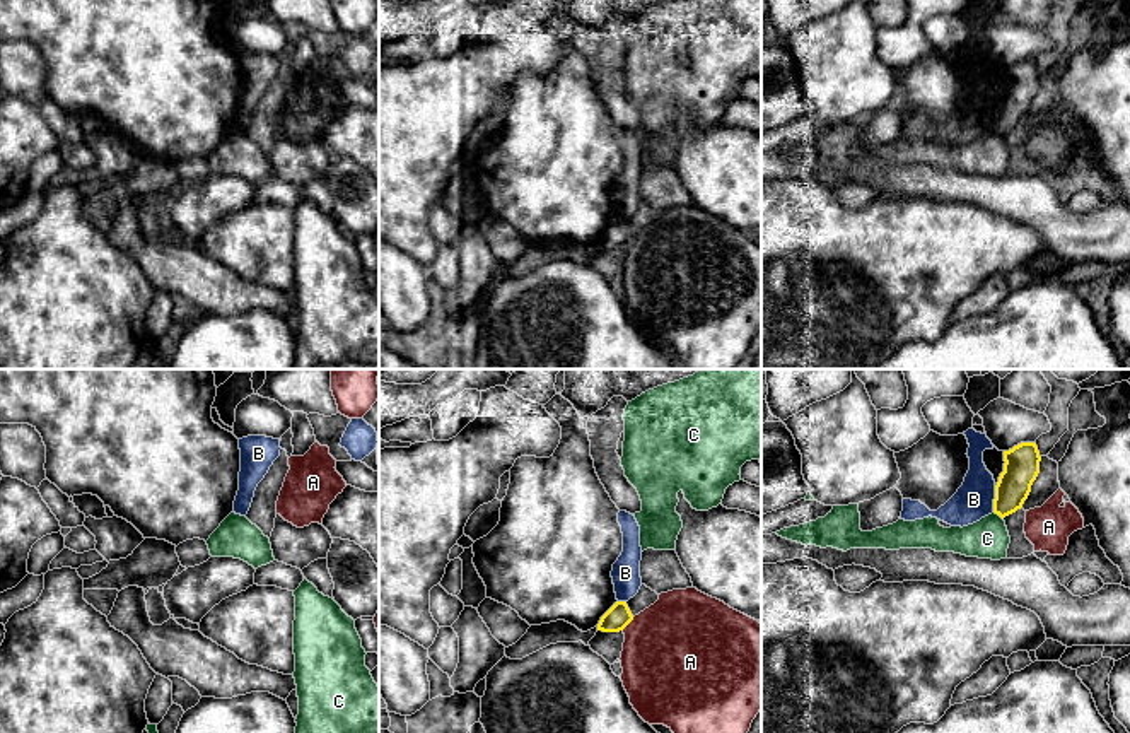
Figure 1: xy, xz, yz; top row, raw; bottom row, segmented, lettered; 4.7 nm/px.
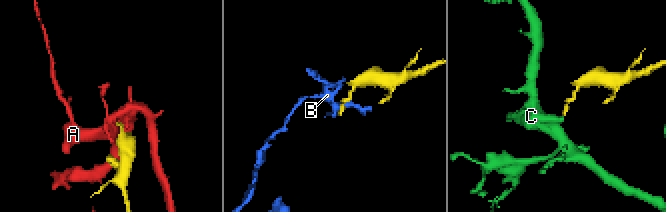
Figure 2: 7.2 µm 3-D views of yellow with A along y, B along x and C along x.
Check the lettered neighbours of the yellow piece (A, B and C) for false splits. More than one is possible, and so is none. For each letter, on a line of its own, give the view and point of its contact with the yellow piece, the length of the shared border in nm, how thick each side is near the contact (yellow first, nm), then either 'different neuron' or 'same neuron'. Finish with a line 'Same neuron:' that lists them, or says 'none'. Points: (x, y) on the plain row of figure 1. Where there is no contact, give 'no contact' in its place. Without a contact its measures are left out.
A: xz (627, 241) | 90 nm | 110/460 nm | different neuron
B: yz (994, 117) | 130 nm | 170/180 nm | different neuron
C: yz (999, 132) | 60 nm | 170/190 nm | different neuron
Same neuron: none

